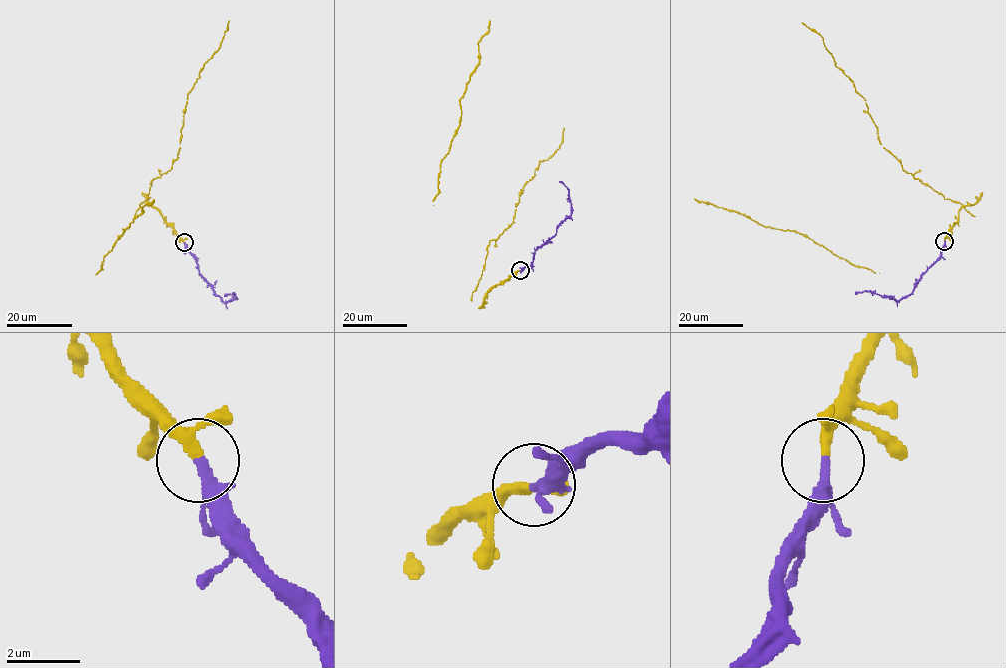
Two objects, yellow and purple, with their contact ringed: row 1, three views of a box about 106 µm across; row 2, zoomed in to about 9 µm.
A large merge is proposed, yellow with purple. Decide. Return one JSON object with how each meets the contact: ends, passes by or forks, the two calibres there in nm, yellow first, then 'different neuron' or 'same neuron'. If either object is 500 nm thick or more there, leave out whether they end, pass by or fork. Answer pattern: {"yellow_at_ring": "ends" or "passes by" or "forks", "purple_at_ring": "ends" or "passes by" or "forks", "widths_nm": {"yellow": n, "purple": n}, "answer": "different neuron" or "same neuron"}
{"yellow_at_ring": "passes by", "purple_at_ring": "ends", "widths_nm": {"yellow": 240, "purple": 320}, "answer": "same neuron"}

